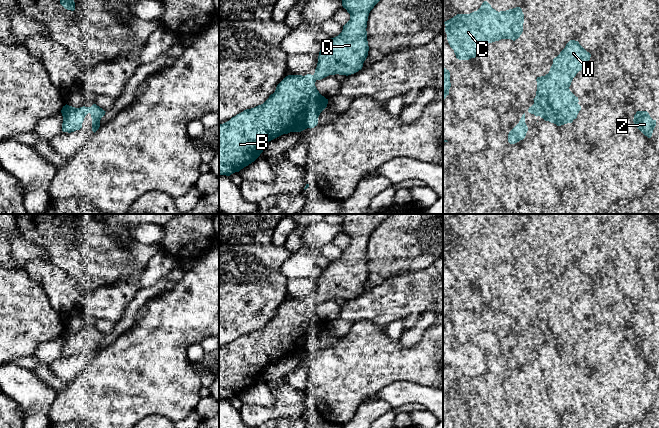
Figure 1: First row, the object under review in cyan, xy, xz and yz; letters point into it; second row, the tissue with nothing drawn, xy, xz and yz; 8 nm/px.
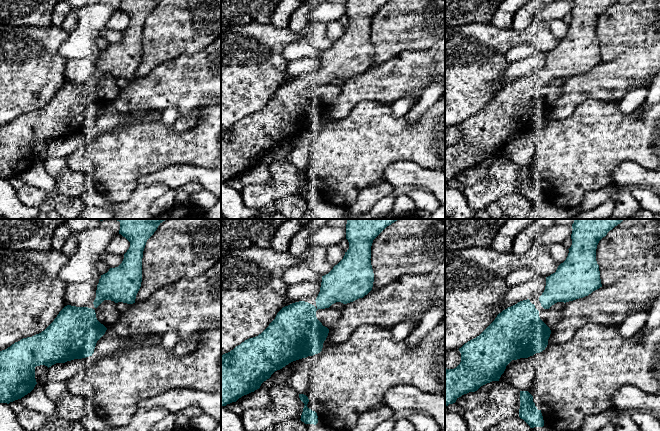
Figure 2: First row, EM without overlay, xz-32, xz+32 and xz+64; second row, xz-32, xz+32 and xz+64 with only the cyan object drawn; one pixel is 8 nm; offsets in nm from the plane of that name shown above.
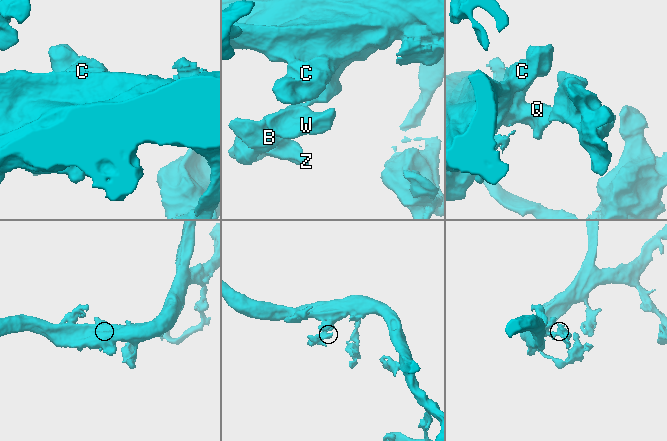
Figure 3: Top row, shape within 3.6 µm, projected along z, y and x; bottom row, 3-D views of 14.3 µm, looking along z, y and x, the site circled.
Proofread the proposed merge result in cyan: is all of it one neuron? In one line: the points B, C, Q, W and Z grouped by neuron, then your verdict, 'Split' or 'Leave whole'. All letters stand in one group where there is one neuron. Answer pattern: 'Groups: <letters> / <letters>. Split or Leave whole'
Groups: B C Q W Z. Leave whole

